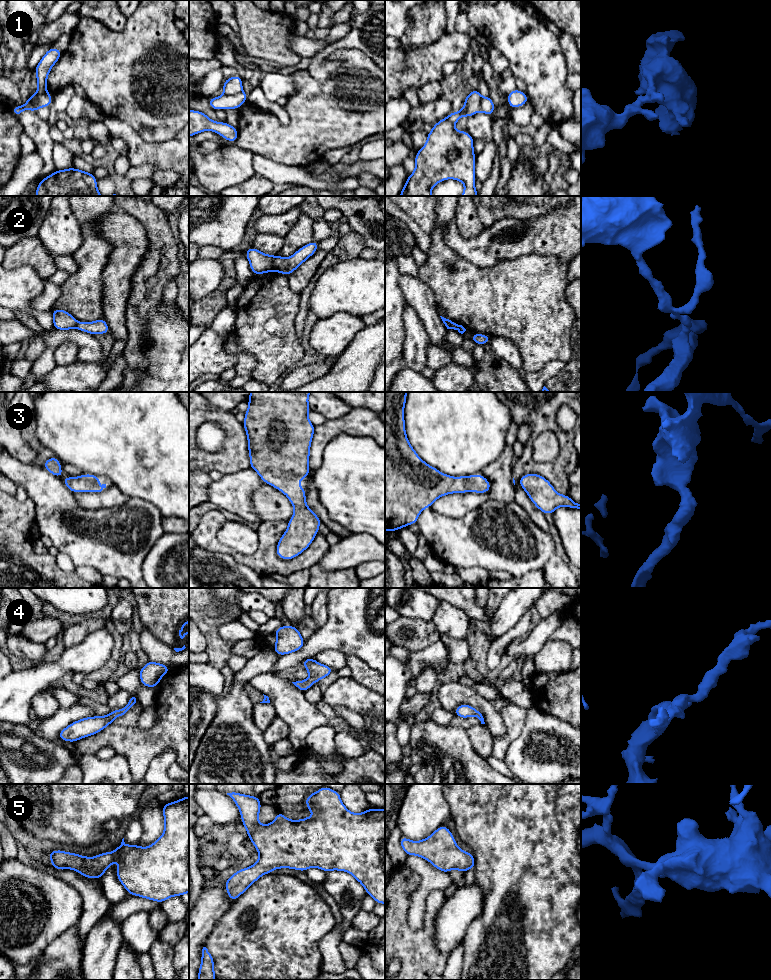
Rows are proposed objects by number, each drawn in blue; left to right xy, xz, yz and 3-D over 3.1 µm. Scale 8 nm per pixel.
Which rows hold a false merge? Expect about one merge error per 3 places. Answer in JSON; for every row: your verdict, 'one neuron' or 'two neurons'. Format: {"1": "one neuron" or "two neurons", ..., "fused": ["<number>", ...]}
{"1": "two neurons", "2": "two neurons", "3": "one neuron", "4": "one neuron", "5": "one neuron", "fused": ["1", "2"]}

